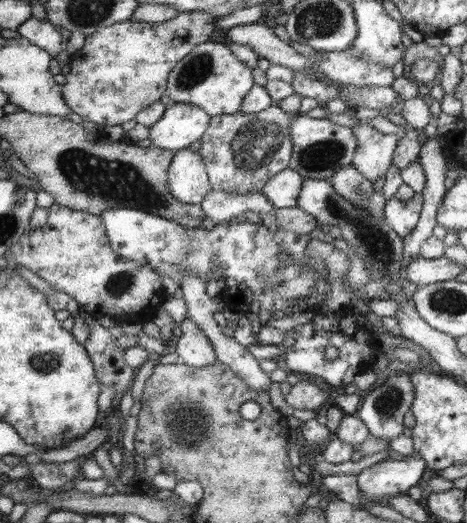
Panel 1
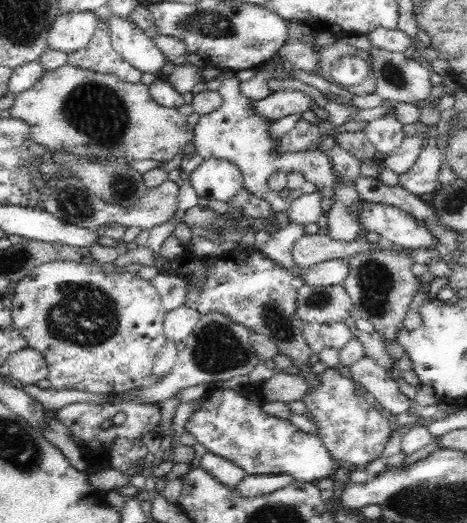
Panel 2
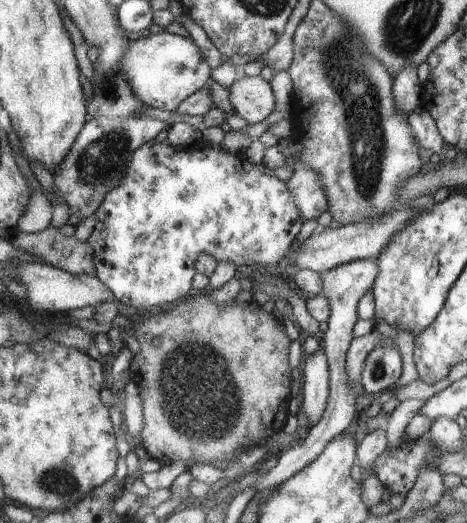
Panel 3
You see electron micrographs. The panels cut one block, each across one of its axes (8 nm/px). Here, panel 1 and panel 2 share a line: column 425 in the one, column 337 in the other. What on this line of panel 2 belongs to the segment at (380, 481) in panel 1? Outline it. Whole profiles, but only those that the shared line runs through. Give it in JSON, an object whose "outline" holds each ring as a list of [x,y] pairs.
{"outline":[[[253,386],[239,390],[213,387],[197,410],[184,425],[186,431],[203,444],[208,452],[220,455],[246,471],[246,474],[289,474],[296,481],[315,483],[323,478],[332,478],[339,468],[339,463],[332,458],[331,451],[324,446],[318,435],[298,429],[290,419],[276,418],[263,409],[263,398]]]}

